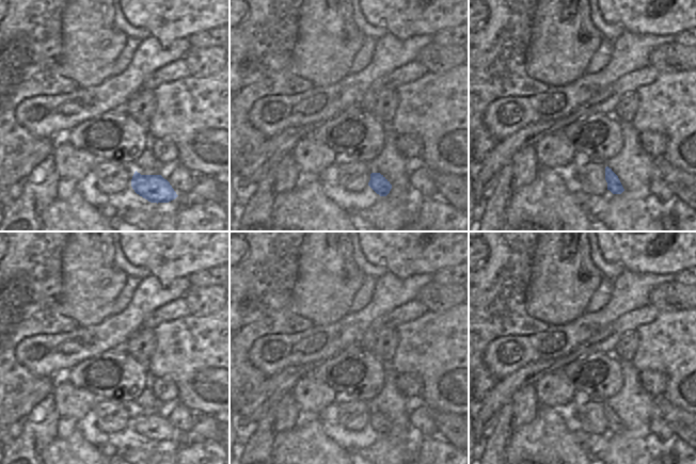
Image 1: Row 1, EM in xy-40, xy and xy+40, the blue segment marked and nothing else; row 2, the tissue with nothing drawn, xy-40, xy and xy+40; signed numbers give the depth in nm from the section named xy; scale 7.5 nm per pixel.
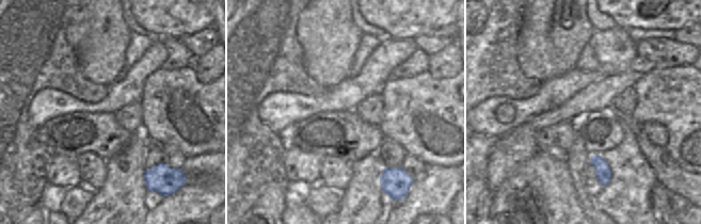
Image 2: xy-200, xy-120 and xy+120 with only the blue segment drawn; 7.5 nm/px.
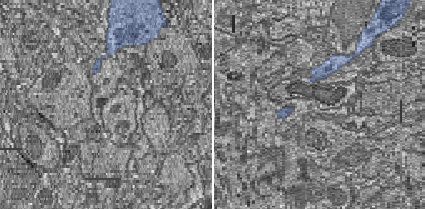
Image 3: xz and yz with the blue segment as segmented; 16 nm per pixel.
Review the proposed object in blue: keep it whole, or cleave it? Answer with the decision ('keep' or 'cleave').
keep

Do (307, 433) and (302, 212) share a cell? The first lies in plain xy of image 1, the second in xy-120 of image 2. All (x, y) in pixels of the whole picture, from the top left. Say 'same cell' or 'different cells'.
same cell

